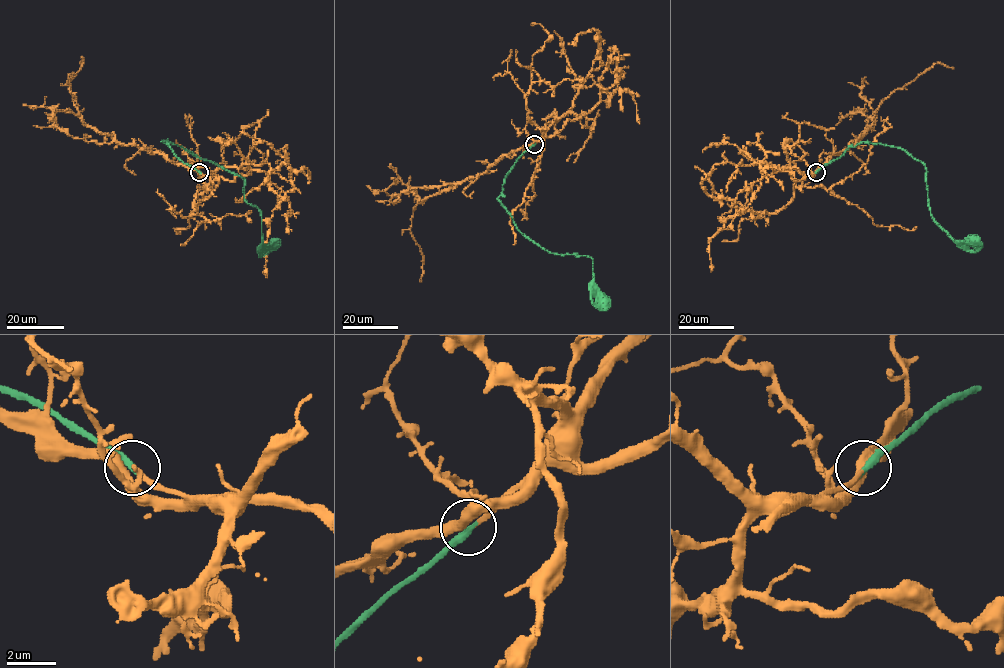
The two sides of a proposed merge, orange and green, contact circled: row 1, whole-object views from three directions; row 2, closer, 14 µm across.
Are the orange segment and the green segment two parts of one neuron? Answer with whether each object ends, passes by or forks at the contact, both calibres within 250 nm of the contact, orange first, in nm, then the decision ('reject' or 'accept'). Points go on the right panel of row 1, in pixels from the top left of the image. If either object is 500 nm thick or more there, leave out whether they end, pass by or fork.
orange passes by; green ends; calibres 360 and 320 nm; accept

